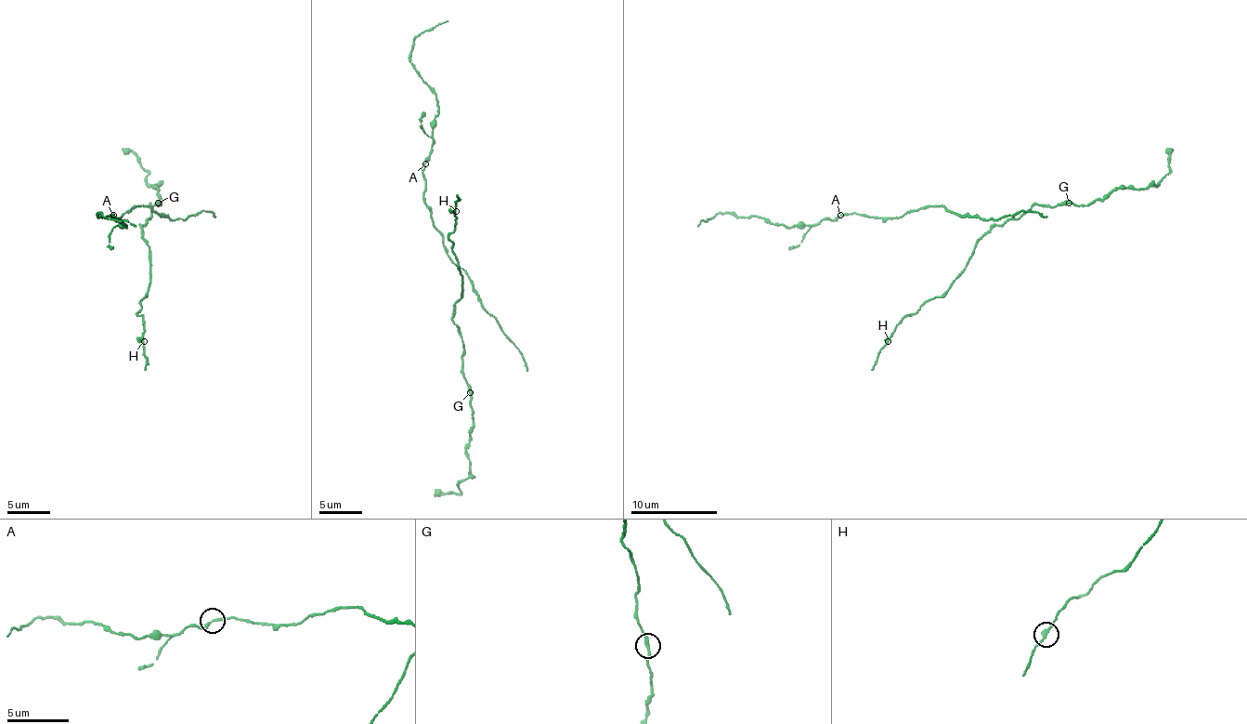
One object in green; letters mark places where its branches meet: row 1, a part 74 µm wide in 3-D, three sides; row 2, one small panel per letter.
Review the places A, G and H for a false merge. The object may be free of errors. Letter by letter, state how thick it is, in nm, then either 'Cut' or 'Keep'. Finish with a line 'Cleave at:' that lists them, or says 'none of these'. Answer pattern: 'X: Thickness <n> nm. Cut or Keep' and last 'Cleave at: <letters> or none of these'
A: Thickness 240 nm. Keep
G: Thickness 280 nm. Cut
H: Thickness 280 nm. Keep
Cleave at: G

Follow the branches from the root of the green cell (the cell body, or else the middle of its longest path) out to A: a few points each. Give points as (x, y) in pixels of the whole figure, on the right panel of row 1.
A: (953, 211), (944, 207), (923, 207), (910, 209), (897, 217), (875, 217), (864, 214), (840, 216)

